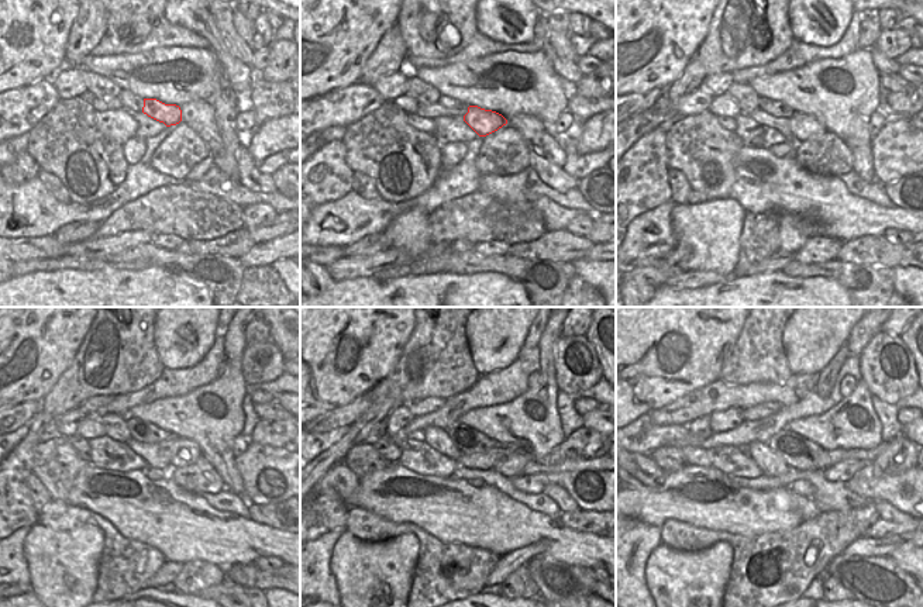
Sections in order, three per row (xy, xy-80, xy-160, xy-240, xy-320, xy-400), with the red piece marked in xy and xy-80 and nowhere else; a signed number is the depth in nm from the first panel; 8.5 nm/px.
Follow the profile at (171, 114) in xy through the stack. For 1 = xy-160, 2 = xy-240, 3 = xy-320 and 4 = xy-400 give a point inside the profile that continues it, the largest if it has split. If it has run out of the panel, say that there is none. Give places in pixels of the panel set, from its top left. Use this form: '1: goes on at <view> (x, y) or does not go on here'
1: goes on at xy-160 (803, 127)
2: goes on at xy-240 (176, 452)
3: goes on at xy-320 (509, 462)
4: goes on at xy-400 (843, 471)

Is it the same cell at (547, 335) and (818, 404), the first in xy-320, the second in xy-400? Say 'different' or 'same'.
different

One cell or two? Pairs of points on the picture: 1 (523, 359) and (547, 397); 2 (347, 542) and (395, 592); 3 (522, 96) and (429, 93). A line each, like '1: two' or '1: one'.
1: two
2: one
3: two

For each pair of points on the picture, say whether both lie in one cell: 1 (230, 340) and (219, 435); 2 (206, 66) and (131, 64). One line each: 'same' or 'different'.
1: same
2: same

